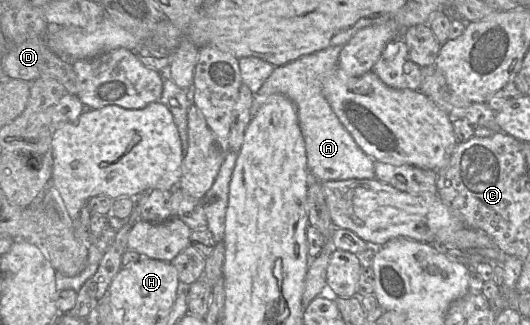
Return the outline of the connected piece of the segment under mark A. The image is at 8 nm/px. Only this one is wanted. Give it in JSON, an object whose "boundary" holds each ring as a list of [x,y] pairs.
{"boundary":[[[342,46],[329,47],[275,67],[259,91],[253,94],[250,109],[252,118],[273,94],[282,94],[294,103],[305,142],[308,171],[313,180],[320,182],[375,178],[375,161],[356,144],[323,94],[323,81],[336,68],[341,49]]]}

